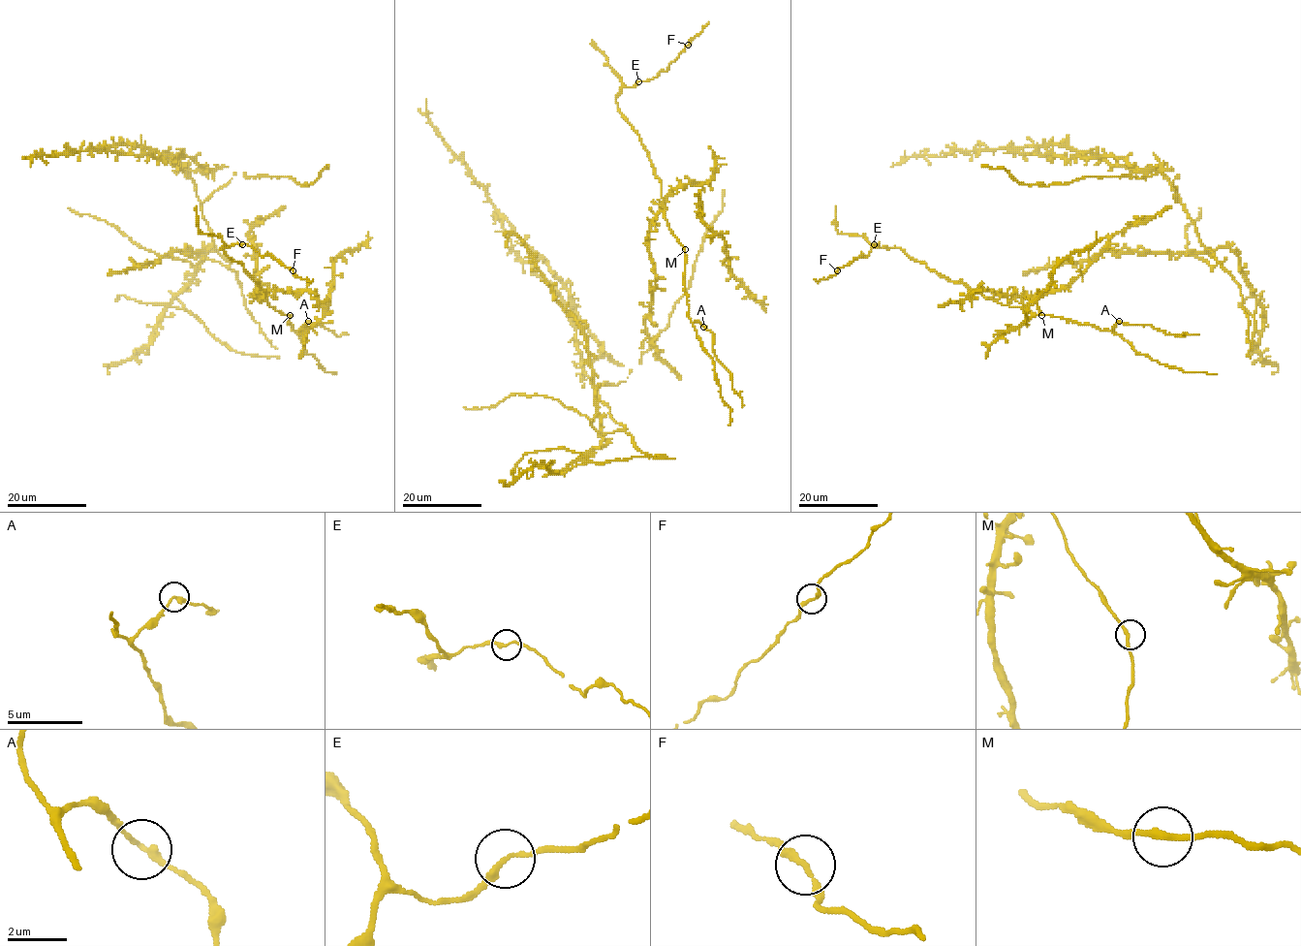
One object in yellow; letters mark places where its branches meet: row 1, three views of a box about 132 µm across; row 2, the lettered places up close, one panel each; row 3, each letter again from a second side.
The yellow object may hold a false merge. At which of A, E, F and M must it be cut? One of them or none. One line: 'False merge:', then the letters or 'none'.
False merge: none

